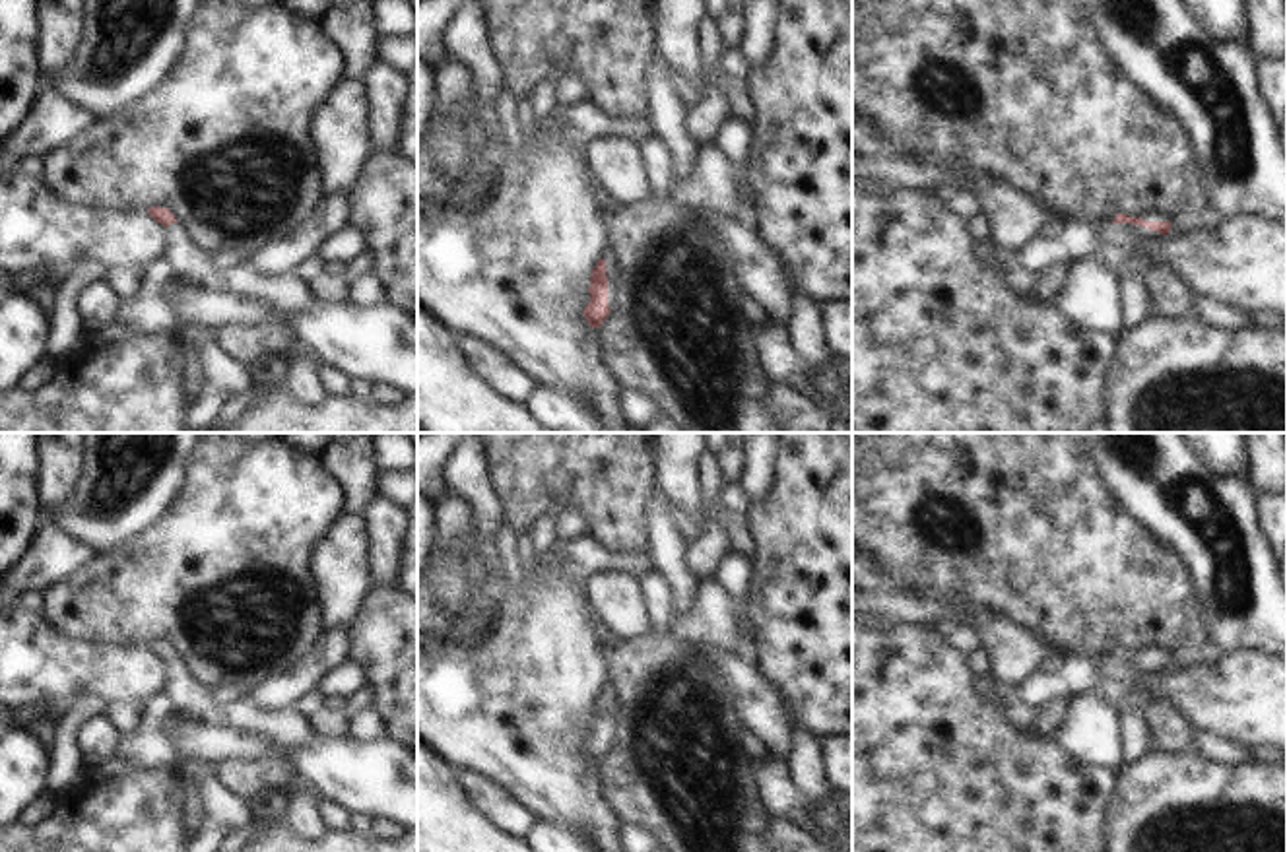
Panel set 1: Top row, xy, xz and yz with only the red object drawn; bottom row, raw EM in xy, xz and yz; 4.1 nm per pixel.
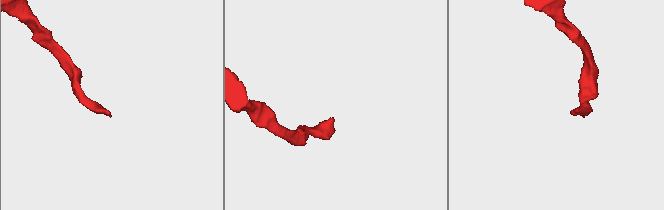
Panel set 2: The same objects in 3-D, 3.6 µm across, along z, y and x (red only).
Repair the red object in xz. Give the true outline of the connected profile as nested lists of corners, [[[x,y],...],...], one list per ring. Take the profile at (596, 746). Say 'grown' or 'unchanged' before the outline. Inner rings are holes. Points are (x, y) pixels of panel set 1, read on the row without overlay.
grown; [[[606,685],[602,693],[596,697],[590,708],[590,737],[582,743],[582,749],[592,763],[600,763],[600,759],[606,755],[610,749],[608,741],[608,720],[610,720],[610,710],[613,705],[613,689]]]

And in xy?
grown; [[[167,642],[146,644],[165,662],[165,691],[171,708],[212,728],[227,728],[245,736],[270,741],[281,749],[301,747],[313,736],[309,720],[297,708],[266,712],[245,695],[229,705],[217,705],[212,691],[198,685]]]

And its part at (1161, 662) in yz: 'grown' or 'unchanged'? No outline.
grown

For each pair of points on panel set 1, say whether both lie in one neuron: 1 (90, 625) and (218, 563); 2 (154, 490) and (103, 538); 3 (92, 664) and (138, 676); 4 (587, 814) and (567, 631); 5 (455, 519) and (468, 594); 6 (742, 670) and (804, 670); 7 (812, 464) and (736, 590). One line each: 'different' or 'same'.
1: same
2: same
3: same
4: same
5: same
6: different
7: different

